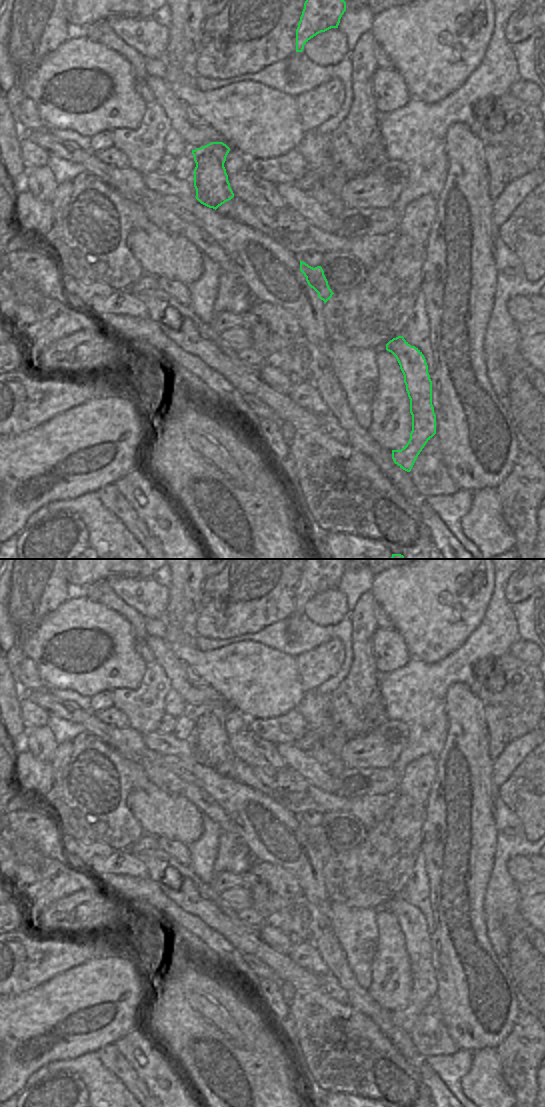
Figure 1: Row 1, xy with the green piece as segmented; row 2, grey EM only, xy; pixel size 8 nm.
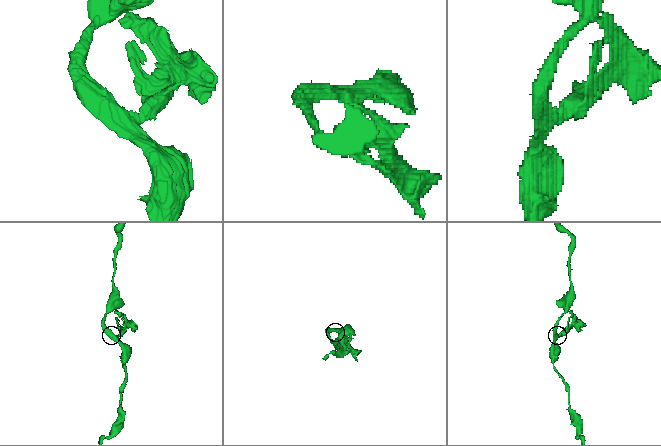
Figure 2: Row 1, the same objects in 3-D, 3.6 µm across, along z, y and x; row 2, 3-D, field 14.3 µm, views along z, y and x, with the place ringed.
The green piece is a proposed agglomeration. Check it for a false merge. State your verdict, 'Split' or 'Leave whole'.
Leave whole

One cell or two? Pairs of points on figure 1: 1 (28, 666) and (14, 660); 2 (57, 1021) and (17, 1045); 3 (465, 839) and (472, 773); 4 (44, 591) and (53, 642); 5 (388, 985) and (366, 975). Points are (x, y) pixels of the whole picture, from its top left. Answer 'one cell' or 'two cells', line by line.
1: two cells
2: one cell
3: one cell
4: two cells
5: two cells

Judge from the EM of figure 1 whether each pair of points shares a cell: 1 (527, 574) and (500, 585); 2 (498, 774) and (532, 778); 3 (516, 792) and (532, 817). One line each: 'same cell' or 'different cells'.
1: different cells
2: different cells
3: same cell

